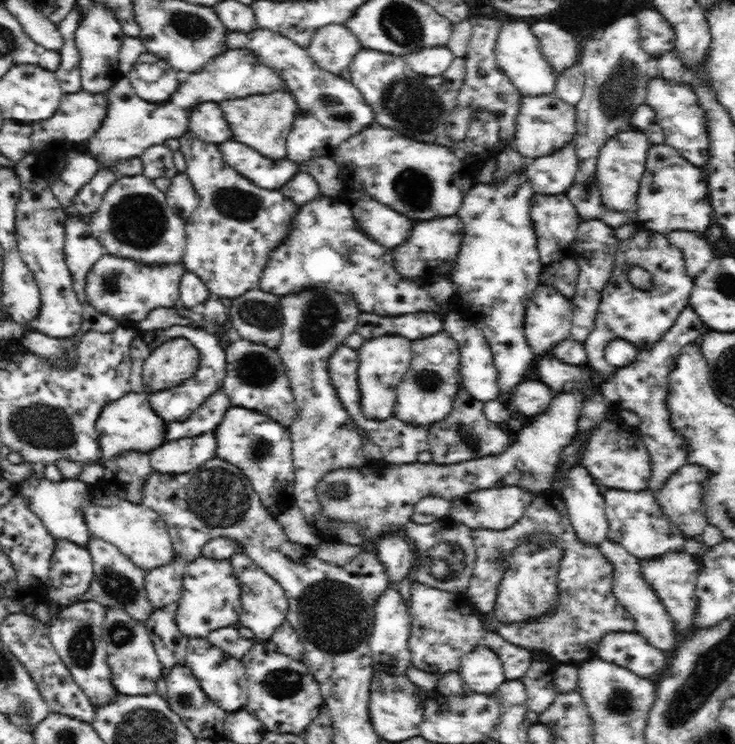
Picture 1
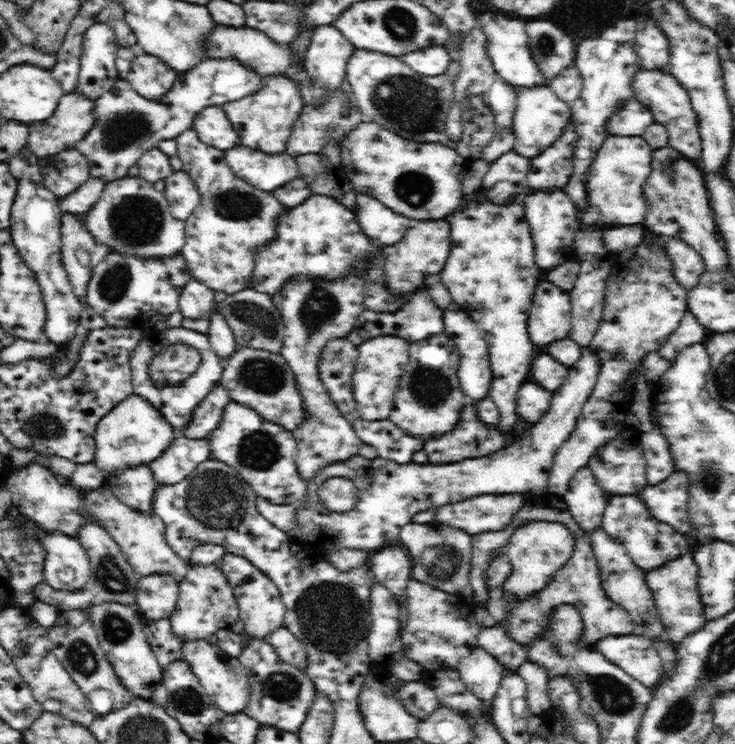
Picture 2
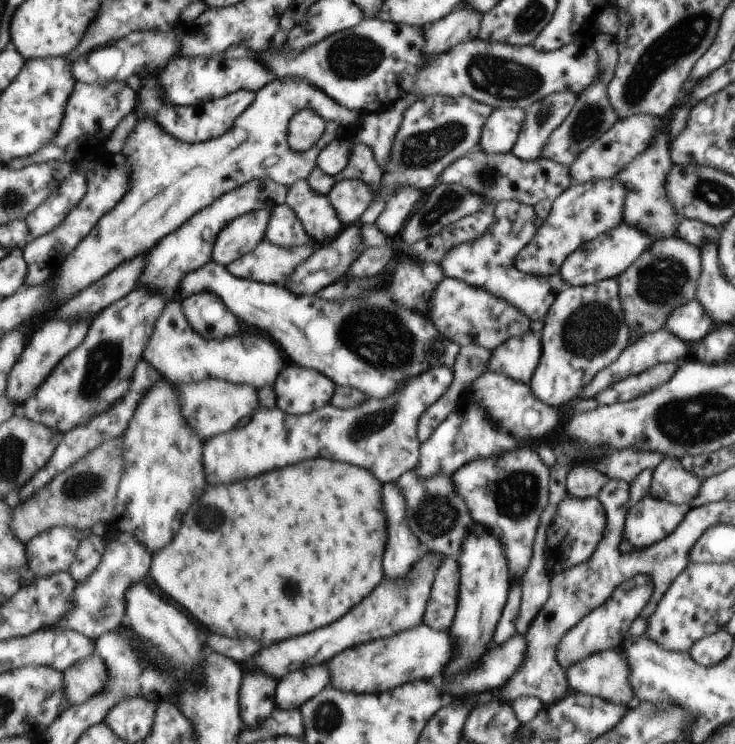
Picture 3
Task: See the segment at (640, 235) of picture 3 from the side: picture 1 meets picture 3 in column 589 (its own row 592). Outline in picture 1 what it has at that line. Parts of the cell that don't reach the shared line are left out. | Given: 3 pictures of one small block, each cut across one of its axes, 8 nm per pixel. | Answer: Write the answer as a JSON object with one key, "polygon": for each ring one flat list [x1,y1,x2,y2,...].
{"polygon":[[244,553,234,554,228,559,232,568,235,569,236,576,240,580,240,602,242,602,242,612,239,616,241,626,246,626,254,632,255,640,268,641,274,631,286,620,289,604,284,589,280,587,278,581,268,575,264,568,255,564,255,560,246,556]]}

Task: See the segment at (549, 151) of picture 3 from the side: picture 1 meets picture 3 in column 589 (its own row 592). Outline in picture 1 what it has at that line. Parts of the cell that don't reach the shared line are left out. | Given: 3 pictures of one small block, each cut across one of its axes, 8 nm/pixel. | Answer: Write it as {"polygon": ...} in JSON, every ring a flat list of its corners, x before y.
{"polygon":[[90,536,87,550,92,558,94,578,88,586,88,590,84,592,82,600,87,601,92,598,108,607,119,608,126,611,134,620,139,620,145,624,145,621,155,611,154,605,150,603,150,599,146,595,144,576,147,571,136,567,124,554,120,553,117,546,104,543,95,536]]}

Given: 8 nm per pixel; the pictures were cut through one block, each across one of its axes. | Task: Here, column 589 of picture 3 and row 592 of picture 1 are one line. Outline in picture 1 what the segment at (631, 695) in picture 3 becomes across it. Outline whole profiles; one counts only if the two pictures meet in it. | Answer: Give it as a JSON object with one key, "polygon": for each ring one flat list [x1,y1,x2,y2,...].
{"polygon":[[666,551,664,556,639,560,639,568,644,580,657,592,666,612,674,620,674,629,681,637,692,631,692,620,697,607,695,594,697,576,700,571,698,560,682,551]]}

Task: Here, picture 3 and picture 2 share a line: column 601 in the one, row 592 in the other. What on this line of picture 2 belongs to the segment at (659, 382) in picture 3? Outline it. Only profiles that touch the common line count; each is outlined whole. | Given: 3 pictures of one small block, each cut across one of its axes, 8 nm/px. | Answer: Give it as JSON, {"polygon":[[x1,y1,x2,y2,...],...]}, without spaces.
{"polygon":[[398,542,388,544,380,548,380,550,376,550,376,554,372,556,370,561,373,564,372,572,374,572,375,579,379,584,396,593,396,596,400,596,401,601,401,597,405,596,405,590,412,574,412,562,408,549]]}

